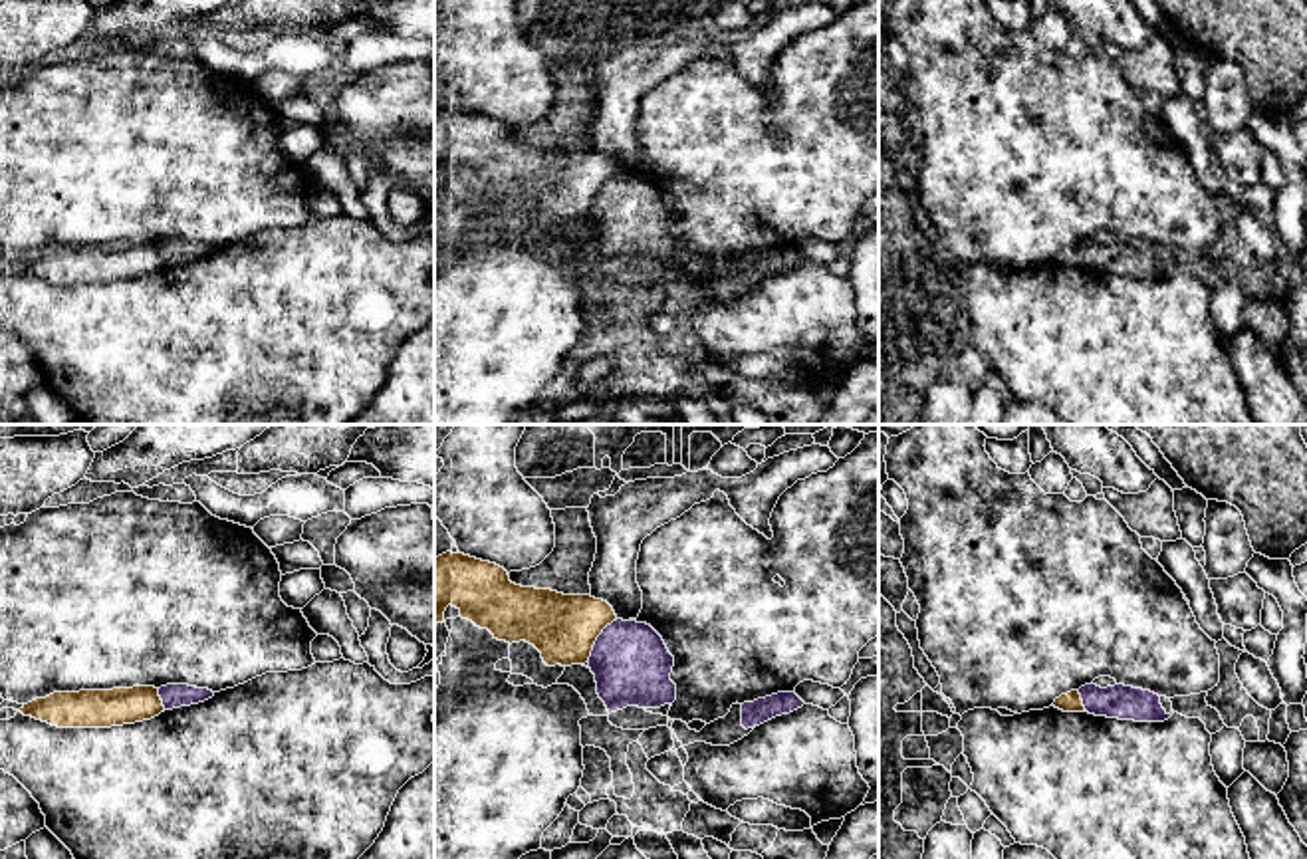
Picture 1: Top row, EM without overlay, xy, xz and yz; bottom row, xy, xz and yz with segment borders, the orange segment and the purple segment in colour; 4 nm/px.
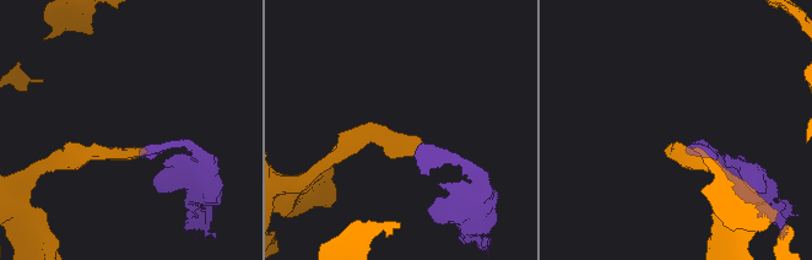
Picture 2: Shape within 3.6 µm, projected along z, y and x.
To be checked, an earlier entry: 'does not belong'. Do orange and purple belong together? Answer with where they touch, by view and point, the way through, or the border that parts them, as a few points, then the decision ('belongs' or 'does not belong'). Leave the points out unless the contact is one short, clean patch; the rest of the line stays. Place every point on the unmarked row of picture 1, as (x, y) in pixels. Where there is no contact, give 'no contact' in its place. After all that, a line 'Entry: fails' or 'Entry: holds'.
contact xz (595, 195); border xz (617, 175), (597, 193), (588, 217); does not belong
Entry: holds

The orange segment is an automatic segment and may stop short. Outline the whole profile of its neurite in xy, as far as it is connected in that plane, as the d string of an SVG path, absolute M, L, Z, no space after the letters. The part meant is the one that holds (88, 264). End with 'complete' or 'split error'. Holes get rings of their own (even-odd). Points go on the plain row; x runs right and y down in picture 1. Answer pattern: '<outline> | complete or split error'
M159 244L54 248L20 264L24 272L58 284L111 284L151 276L165 268Z | complete

